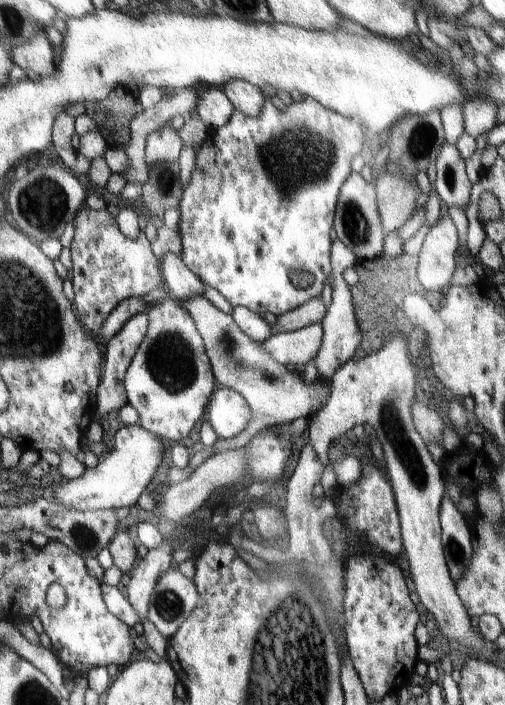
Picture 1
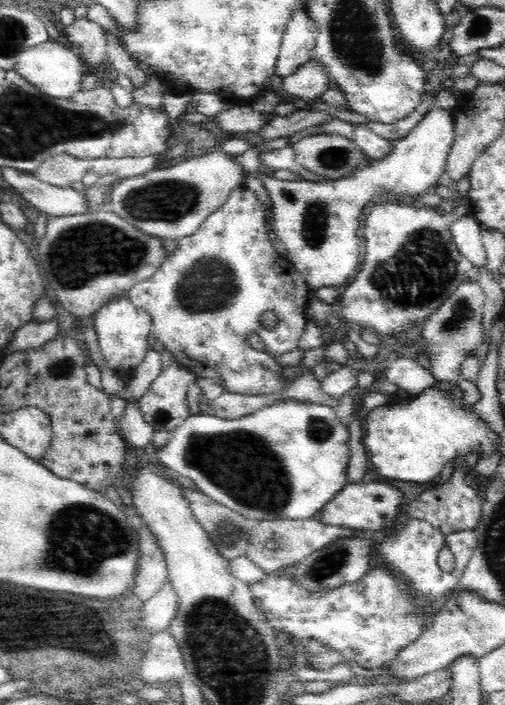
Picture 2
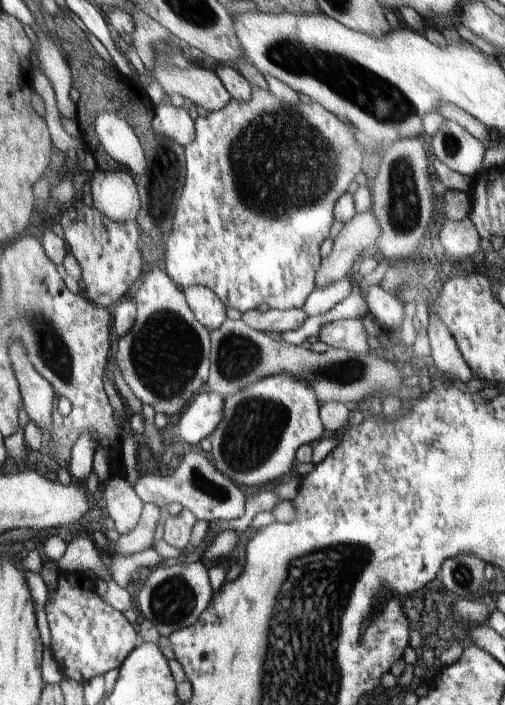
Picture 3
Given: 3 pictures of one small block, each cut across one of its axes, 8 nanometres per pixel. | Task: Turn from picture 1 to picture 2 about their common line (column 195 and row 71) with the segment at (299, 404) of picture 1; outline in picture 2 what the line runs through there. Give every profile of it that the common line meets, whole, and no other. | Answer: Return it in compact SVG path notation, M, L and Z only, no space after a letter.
M308 60L294 74L282 79L282 91L285 94L307 102L318 101L332 85L323 64L315 60Z

